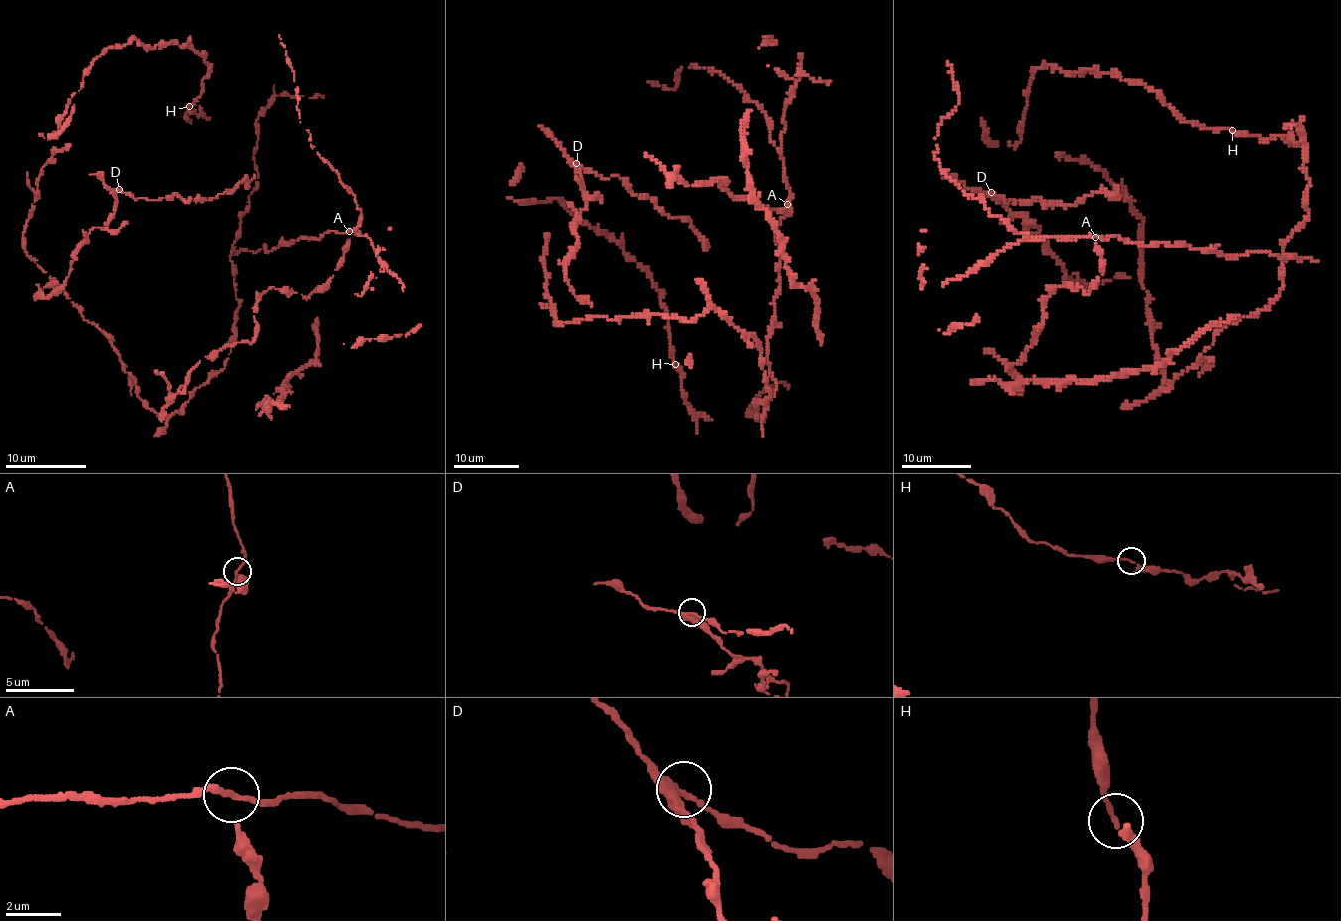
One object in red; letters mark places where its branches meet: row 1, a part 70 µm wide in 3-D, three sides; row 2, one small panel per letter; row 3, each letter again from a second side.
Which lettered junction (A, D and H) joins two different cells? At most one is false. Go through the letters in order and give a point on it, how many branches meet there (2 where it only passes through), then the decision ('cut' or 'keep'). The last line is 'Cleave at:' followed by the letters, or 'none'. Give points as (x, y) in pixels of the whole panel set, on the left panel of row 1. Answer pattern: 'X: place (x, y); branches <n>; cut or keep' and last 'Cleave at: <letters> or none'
A: place (349, 231); branches 3; cut
D: place (119, 189); branches 3; keep
H: place (189, 106); branches 3; keep
Cleave at: A

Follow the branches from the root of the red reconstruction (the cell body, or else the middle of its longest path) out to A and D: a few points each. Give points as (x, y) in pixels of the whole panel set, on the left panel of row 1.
A: (238, 306), (230, 259), (235, 247), (256, 253), (350, 231)
D: (238, 306), (224, 367), (160, 417), (60, 285), (35, 296), (64, 283), (119, 189)

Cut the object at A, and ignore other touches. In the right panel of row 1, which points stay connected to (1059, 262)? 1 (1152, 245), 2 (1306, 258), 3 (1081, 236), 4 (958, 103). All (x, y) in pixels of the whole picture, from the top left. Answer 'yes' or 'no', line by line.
1: no
2: no
3: no
4: no

